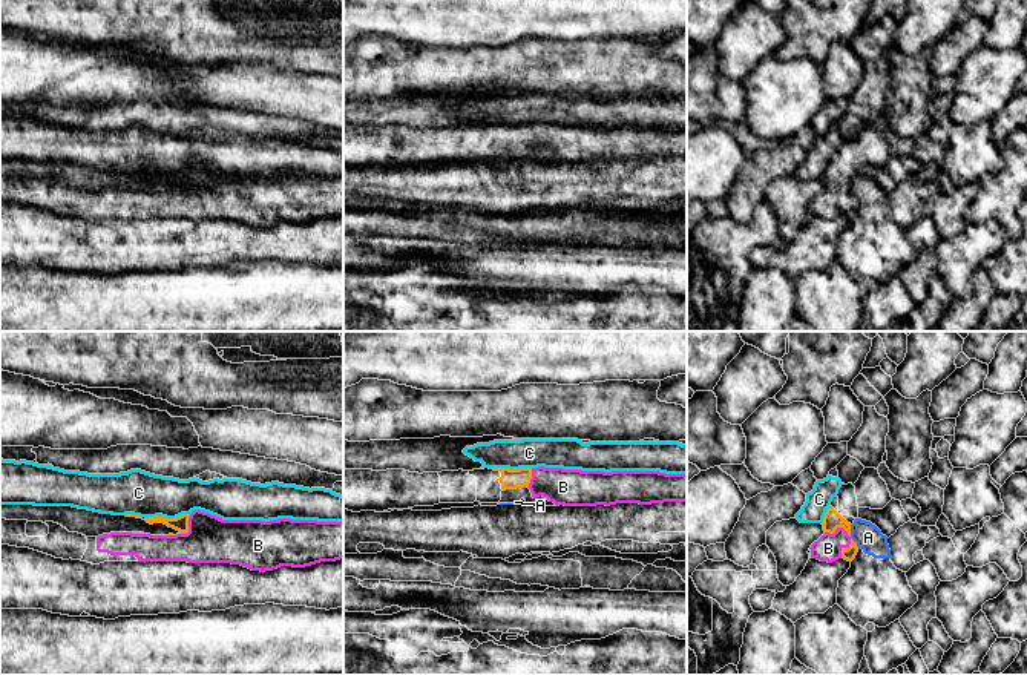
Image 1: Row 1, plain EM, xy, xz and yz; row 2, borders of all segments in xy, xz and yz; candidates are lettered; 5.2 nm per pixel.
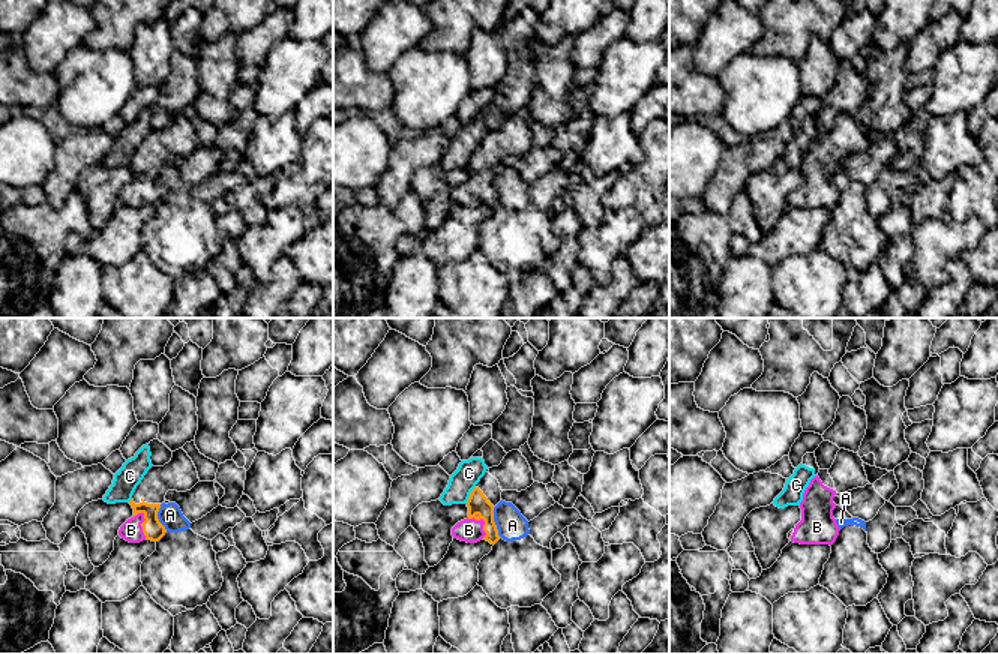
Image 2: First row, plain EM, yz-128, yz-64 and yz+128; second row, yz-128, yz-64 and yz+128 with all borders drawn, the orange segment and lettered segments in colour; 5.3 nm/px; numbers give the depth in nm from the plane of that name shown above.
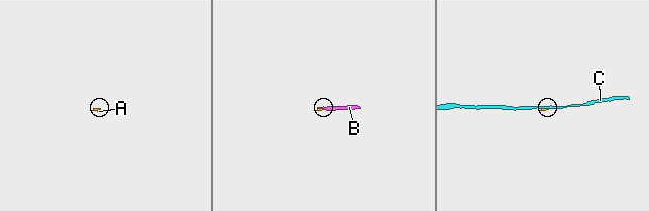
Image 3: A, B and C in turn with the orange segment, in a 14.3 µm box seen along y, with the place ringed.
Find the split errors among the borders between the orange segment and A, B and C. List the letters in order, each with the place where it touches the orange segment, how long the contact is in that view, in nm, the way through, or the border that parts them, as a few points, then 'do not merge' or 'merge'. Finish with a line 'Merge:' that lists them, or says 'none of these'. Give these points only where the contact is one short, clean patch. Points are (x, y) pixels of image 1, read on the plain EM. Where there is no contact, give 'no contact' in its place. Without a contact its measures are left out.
A: yz (851, 195) | 140 nm | along yz (849, 181), (849, 192), (859, 204) | do not merge
B: yz (851, 198) | 170 nm | merge
C: xy (167, 175) | 240 nm | along xy (189, 171), (177, 174), (149, 172), (146, 175) | do not merge
Merge: B

